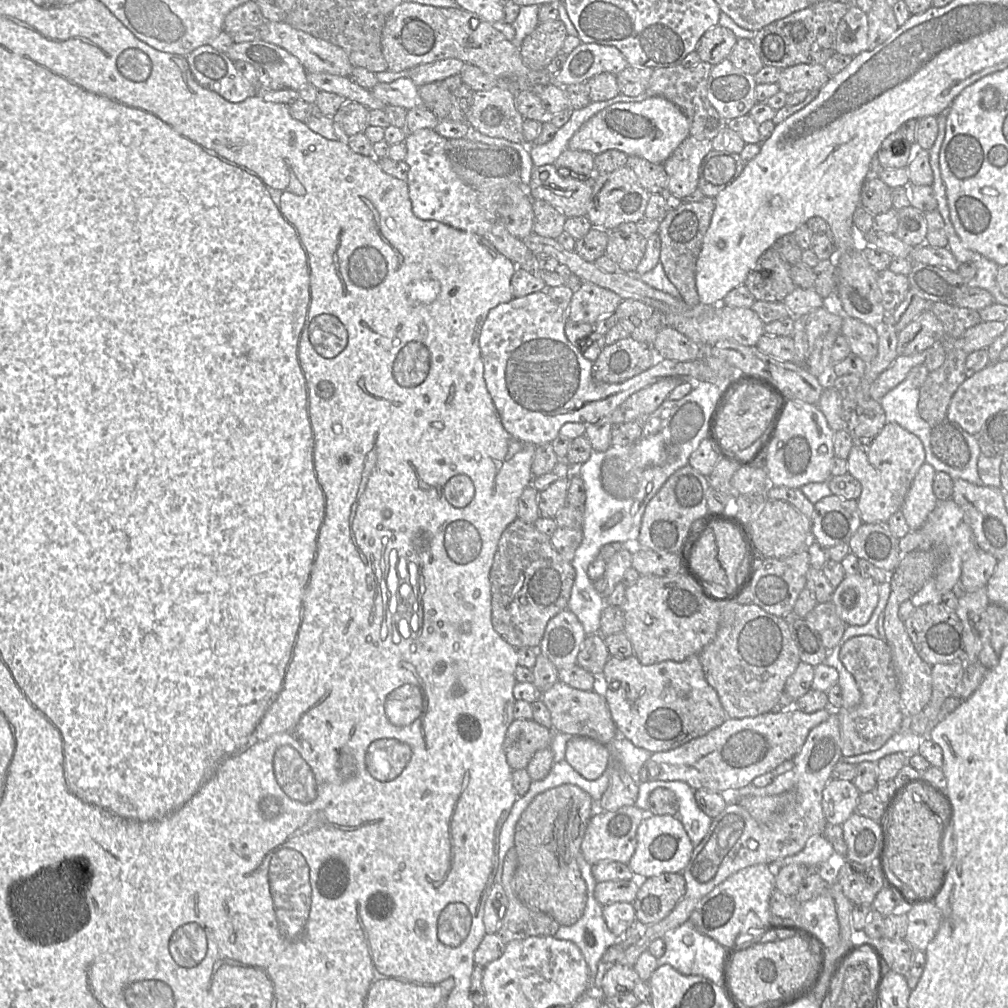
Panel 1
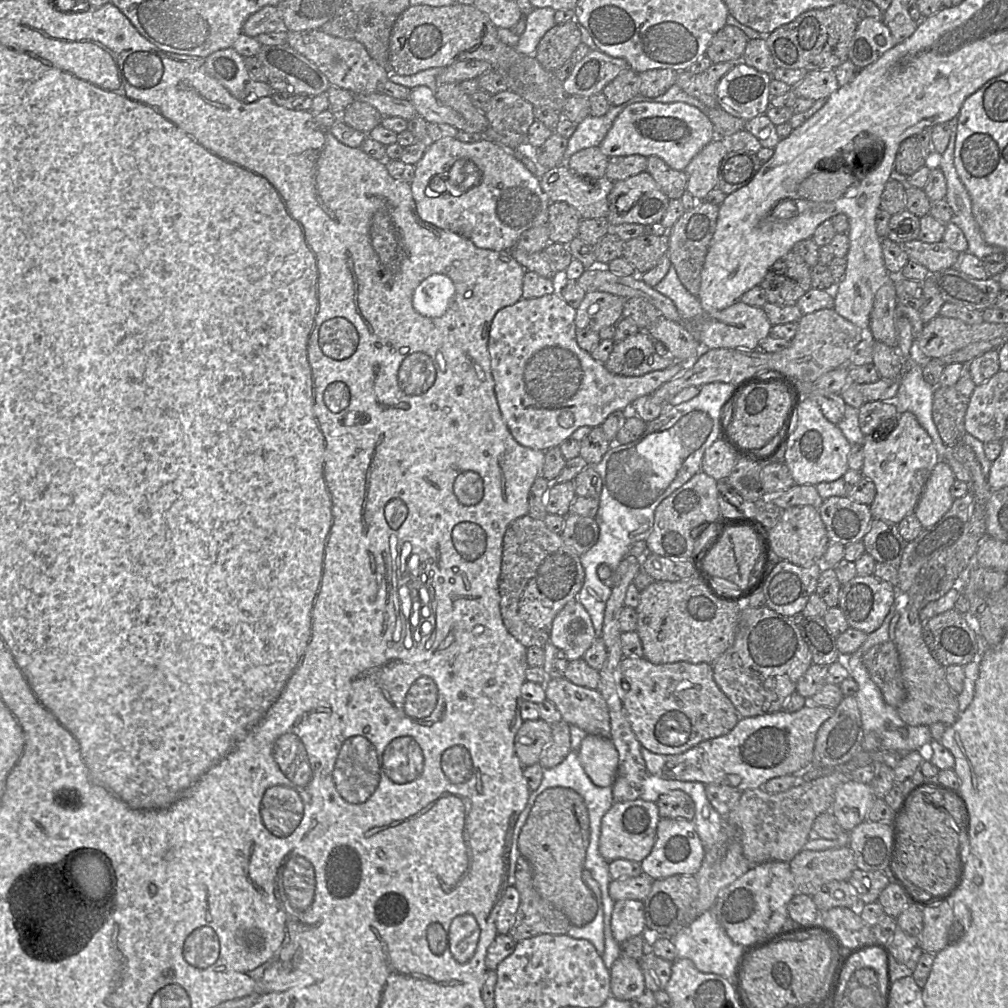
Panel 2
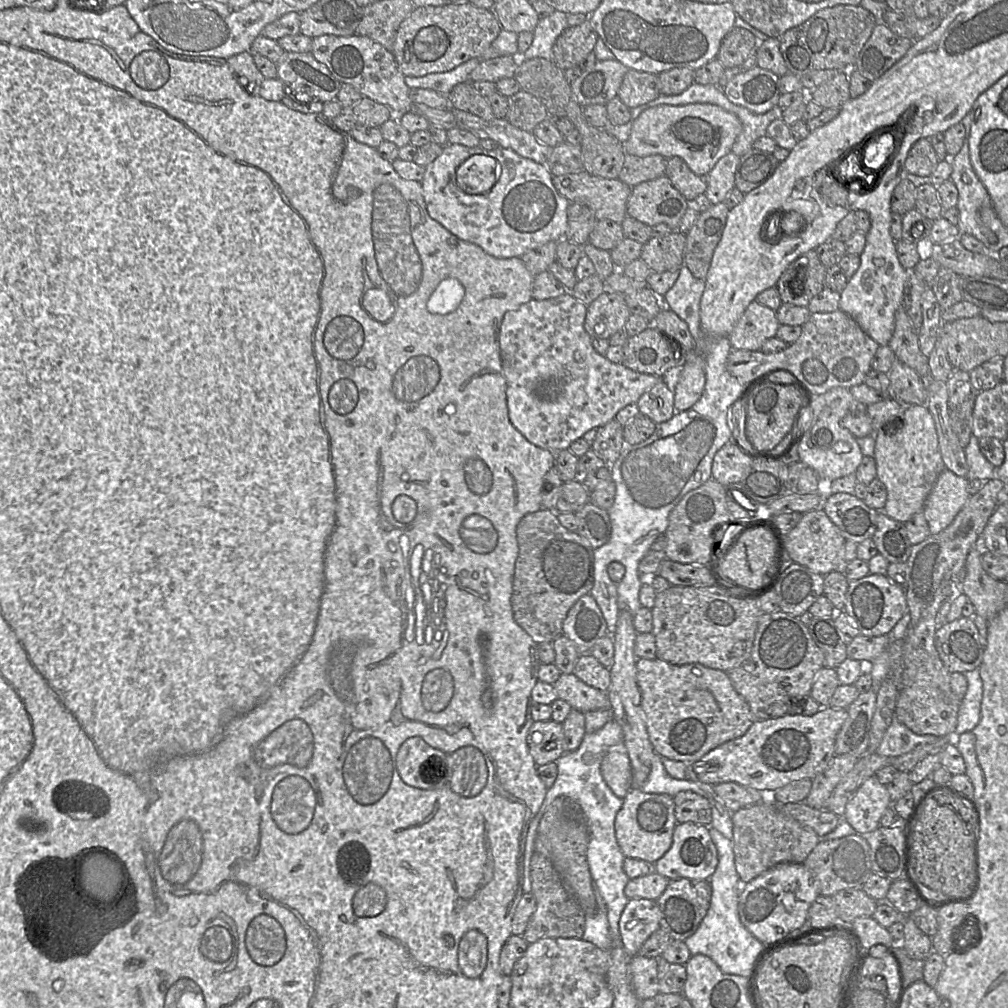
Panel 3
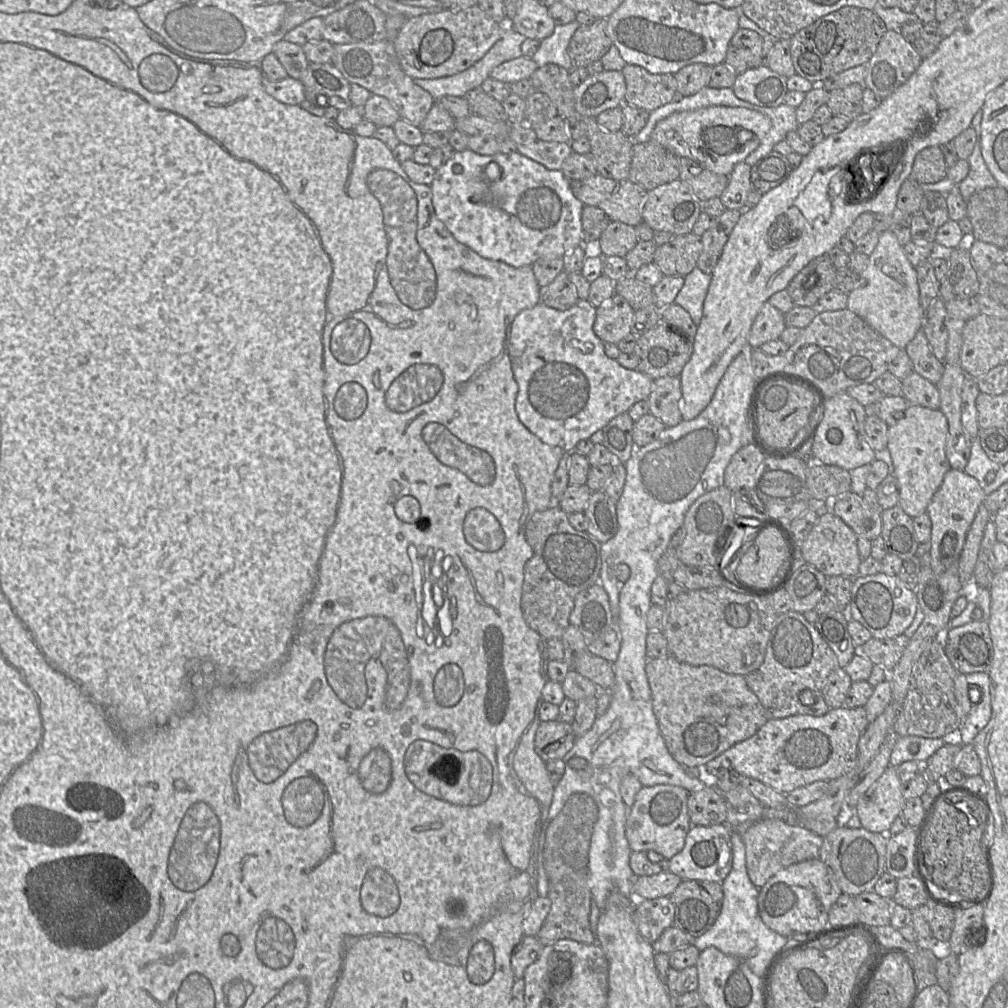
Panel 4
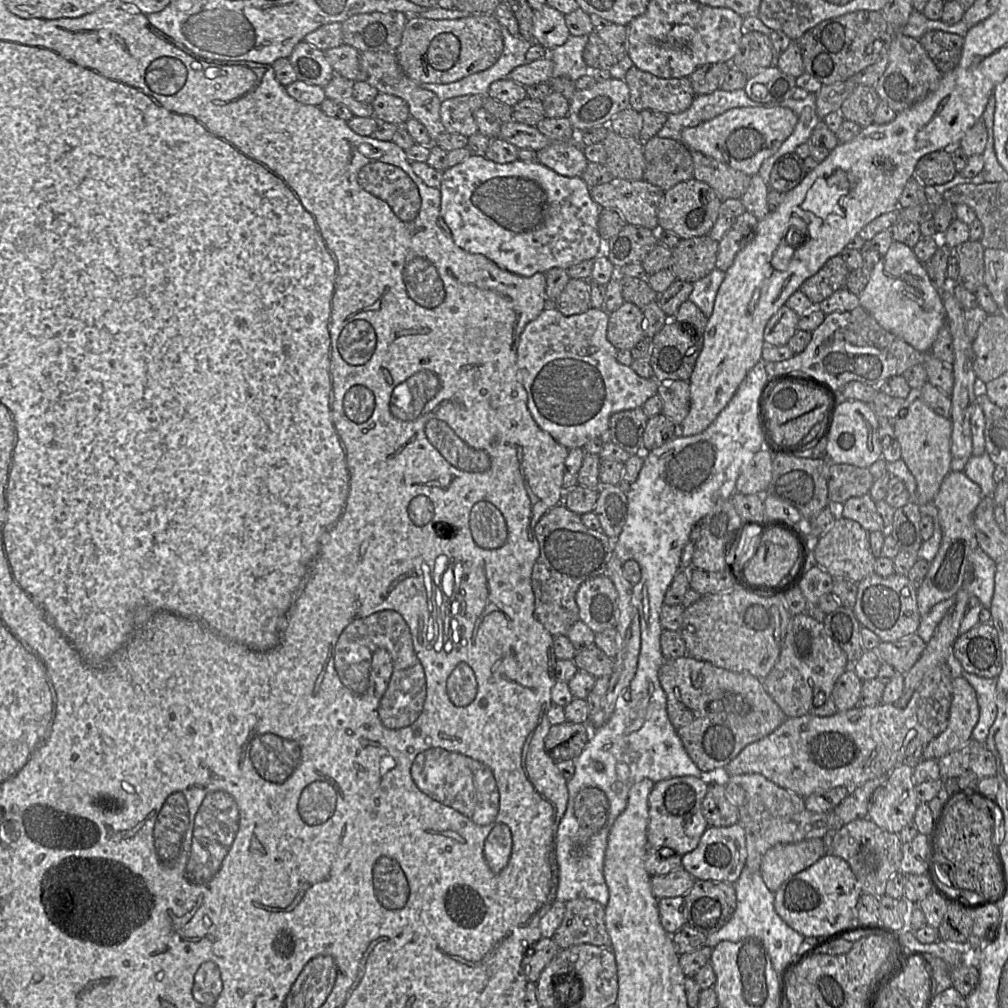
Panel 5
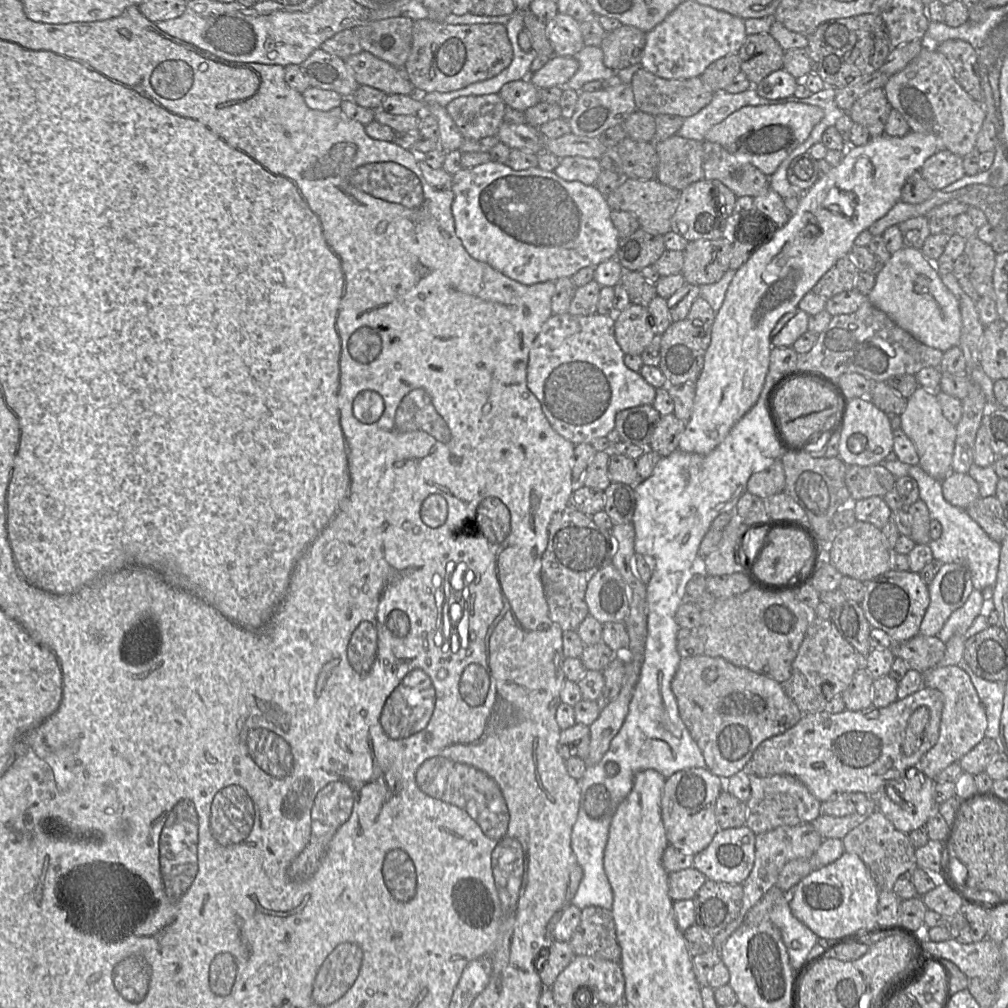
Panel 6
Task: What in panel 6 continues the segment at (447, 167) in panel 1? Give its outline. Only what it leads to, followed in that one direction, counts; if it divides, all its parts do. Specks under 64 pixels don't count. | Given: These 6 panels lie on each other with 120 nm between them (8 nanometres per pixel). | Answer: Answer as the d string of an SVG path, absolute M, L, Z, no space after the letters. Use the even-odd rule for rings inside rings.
M492 160L458 171L453 175L451 190L454 193L455 231L468 254L521 284L533 285L572 277L580 269L597 267L616 255L619 235L610 218L611 208L606 196L594 185L567 181L554 171L539 167L514 170Z

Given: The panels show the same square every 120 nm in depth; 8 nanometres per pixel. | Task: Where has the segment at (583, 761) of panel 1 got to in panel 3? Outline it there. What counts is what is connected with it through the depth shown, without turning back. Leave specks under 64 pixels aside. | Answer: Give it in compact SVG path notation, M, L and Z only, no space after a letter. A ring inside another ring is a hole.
M623 745L613 746L605 753L600 772L607 786L618 798L623 799L631 790L631 765Z

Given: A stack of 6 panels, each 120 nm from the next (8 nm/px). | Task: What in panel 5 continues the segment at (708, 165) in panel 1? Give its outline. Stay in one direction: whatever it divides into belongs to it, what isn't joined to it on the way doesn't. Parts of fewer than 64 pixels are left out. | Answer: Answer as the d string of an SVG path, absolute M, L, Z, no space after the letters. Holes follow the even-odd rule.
M795 152L784 154L777 159L772 167L769 188L786 193L796 187L807 173L804 160Z

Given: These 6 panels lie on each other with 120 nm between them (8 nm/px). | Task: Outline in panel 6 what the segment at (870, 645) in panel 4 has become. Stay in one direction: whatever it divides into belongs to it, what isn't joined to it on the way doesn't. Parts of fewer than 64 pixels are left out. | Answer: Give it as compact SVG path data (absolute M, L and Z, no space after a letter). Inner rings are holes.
M920 634L903 643L893 643L891 648L895 658L902 658L909 669L922 674L936 667L946 650L945 642L936 636Z

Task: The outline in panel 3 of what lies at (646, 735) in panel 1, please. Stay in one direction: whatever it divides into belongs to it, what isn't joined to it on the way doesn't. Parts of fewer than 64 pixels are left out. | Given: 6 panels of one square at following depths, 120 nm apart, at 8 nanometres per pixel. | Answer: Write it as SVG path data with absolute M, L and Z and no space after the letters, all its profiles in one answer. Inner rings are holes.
M661 659L636 660L636 681L649 740L654 751L669 760L689 763L718 746L743 736L757 720L747 702L736 692L725 671L699 663L674 665Z

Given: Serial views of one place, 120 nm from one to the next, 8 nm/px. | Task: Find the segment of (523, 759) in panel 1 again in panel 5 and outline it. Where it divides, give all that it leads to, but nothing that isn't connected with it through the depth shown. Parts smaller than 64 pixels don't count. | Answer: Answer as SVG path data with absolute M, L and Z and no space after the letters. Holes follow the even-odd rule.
M564 723L551 725L545 739L546 753L555 761L574 759L580 755L590 737L587 724Z

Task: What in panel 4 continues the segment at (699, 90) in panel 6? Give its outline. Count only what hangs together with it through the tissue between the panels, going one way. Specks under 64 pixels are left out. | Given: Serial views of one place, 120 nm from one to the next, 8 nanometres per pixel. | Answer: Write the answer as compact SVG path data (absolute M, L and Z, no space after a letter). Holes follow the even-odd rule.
M626 64L622 72L626 84L624 103L631 107L651 112L683 97L672 74L652 74L632 64Z

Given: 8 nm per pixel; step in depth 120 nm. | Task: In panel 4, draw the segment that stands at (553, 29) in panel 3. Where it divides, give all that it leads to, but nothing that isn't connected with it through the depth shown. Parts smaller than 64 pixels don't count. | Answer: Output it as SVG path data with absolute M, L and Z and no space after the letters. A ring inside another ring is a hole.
M577 21L565 25L556 25L553 33L540 41L539 48L532 60L538 67L552 63L565 68L567 71L573 70L574 67L567 53L567 48L579 26Z

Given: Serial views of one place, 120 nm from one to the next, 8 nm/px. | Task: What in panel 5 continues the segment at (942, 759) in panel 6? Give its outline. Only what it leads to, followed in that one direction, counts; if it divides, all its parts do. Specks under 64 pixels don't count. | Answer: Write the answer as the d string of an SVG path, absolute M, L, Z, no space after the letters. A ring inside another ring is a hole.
M955 676L952 680L952 704L948 725L945 731L925 746L923 760L938 760L941 757L962 748L972 739L972 731L979 720L979 705L975 689L963 676Z

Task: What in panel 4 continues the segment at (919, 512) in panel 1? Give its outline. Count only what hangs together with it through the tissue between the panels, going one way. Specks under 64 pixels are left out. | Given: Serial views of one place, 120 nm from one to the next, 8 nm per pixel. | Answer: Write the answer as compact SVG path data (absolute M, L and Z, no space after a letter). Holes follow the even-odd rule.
M950 469L944 475L942 484L932 497L926 512L931 520L931 569L935 574L942 574L953 564L957 564L967 533L973 523L986 494L979 482L964 470Z

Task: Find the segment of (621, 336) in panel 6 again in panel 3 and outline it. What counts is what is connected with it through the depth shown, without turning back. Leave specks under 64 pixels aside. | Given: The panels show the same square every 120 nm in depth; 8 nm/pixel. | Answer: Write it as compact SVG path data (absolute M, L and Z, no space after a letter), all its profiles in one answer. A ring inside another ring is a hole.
M604 292L587 306L584 328L591 338L608 339L623 330L630 315L623 294Z

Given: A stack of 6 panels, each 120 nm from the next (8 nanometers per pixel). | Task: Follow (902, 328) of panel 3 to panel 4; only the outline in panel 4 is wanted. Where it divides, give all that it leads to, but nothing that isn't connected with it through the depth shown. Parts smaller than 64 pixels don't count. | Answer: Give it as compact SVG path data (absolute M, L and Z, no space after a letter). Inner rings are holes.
M923 329L904 348L912 361L914 371L936 385L942 378L945 363L933 354Z

